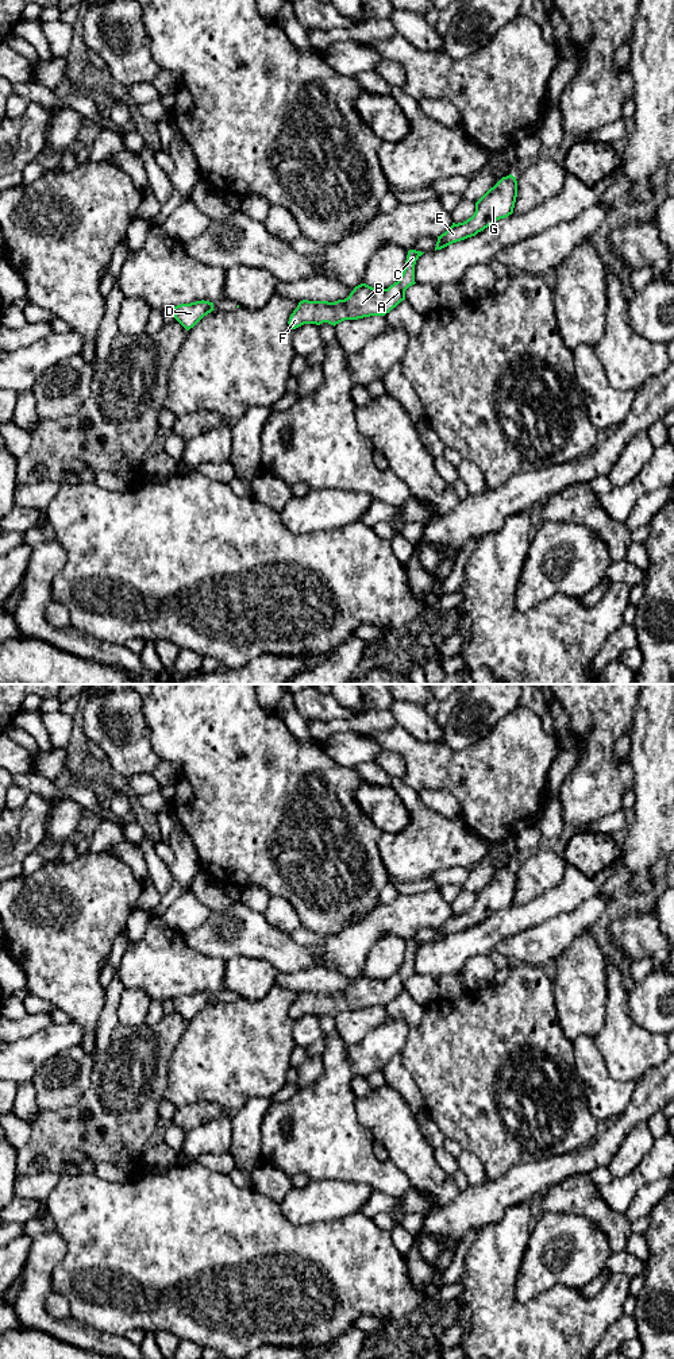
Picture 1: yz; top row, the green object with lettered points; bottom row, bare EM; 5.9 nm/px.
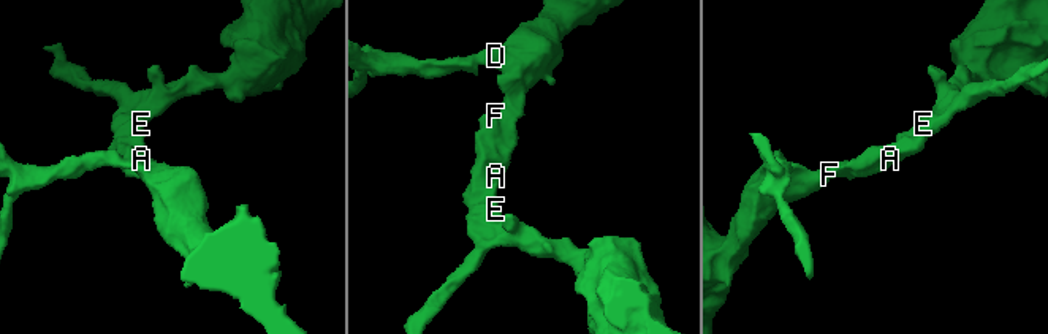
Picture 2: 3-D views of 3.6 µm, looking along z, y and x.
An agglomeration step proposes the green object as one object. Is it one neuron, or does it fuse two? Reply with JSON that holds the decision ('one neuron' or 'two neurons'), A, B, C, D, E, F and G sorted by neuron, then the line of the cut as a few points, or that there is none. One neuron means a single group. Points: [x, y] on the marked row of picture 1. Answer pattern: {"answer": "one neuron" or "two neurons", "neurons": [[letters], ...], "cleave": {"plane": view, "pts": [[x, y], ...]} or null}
{"answer": "one neuron", "neurons": [["A", "B", "C", "D", "E", "F", "G"]], "cleave": null}

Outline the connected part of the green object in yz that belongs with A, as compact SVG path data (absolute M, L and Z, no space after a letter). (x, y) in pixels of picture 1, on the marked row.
M409 250L405 269L397 282L388 289L375 289L366 283L354 287L350 296L335 302L303 300L289 317L290 329L304 324L328 323L336 325L344 320L385 316L405 300L405 290L415 285L415 265L424 252Z

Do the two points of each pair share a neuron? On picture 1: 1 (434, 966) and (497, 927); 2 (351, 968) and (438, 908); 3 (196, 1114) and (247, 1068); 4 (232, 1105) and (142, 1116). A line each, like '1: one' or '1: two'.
1: one
2: one
3: two
4: two

